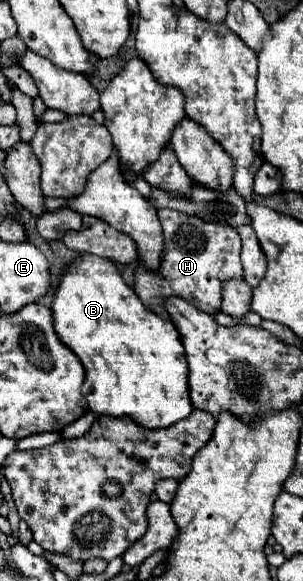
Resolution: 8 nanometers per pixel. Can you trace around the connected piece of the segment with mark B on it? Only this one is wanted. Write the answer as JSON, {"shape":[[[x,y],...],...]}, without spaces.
{"shape":[[[78,253],[78,257],[64,267],[52,299],[52,321],[62,343],[78,355],[86,369],[82,395],[86,397],[92,413],[110,417],[128,415],[148,429],[170,427],[192,413],[188,393],[188,361],[176,327],[142,305],[136,293],[120,277],[112,259]]]}

